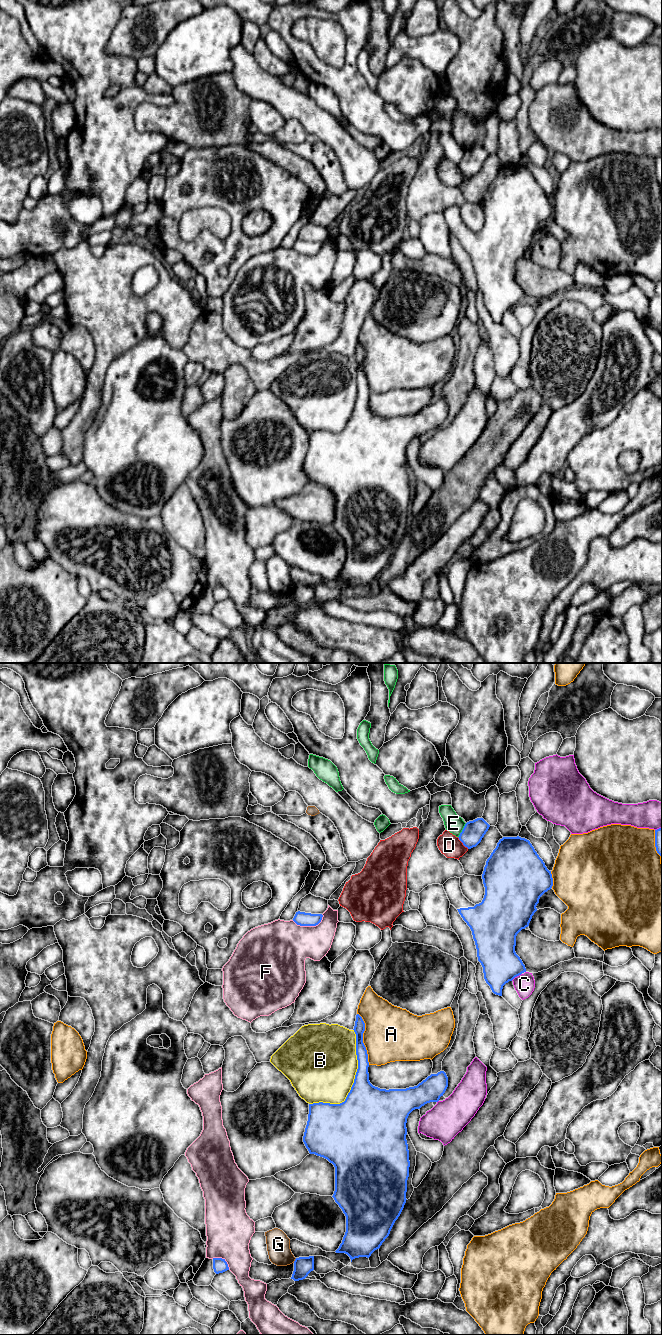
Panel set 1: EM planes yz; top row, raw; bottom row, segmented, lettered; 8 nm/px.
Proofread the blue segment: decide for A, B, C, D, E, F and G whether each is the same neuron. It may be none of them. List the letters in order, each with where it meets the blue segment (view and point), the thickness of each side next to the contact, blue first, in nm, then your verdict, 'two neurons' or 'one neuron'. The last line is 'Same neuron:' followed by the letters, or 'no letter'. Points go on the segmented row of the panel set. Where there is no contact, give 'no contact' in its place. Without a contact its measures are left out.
A: contact yz (362, 1039); calibres 90 and 440 nm; two neurons
B: contact yz (354, 1082); calibres 400 and 480 nm; two neurons
C: contact yz (516, 976); calibres 300 and 170 nm; two neurons
D: contact yz (462, 842); calibres 170 and 170 nm; two neurons
E: contact yz (462, 830); calibres 170 and 150 nm; two neurons
F: contact yz (309, 925); calibres 110 and 380 nm; two neurons
G: contact yz (295, 1260); calibres 150 and 190 nm; two neurons
Same neuron: no letter

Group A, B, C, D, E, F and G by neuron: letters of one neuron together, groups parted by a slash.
A / B / C / D / E F / G

